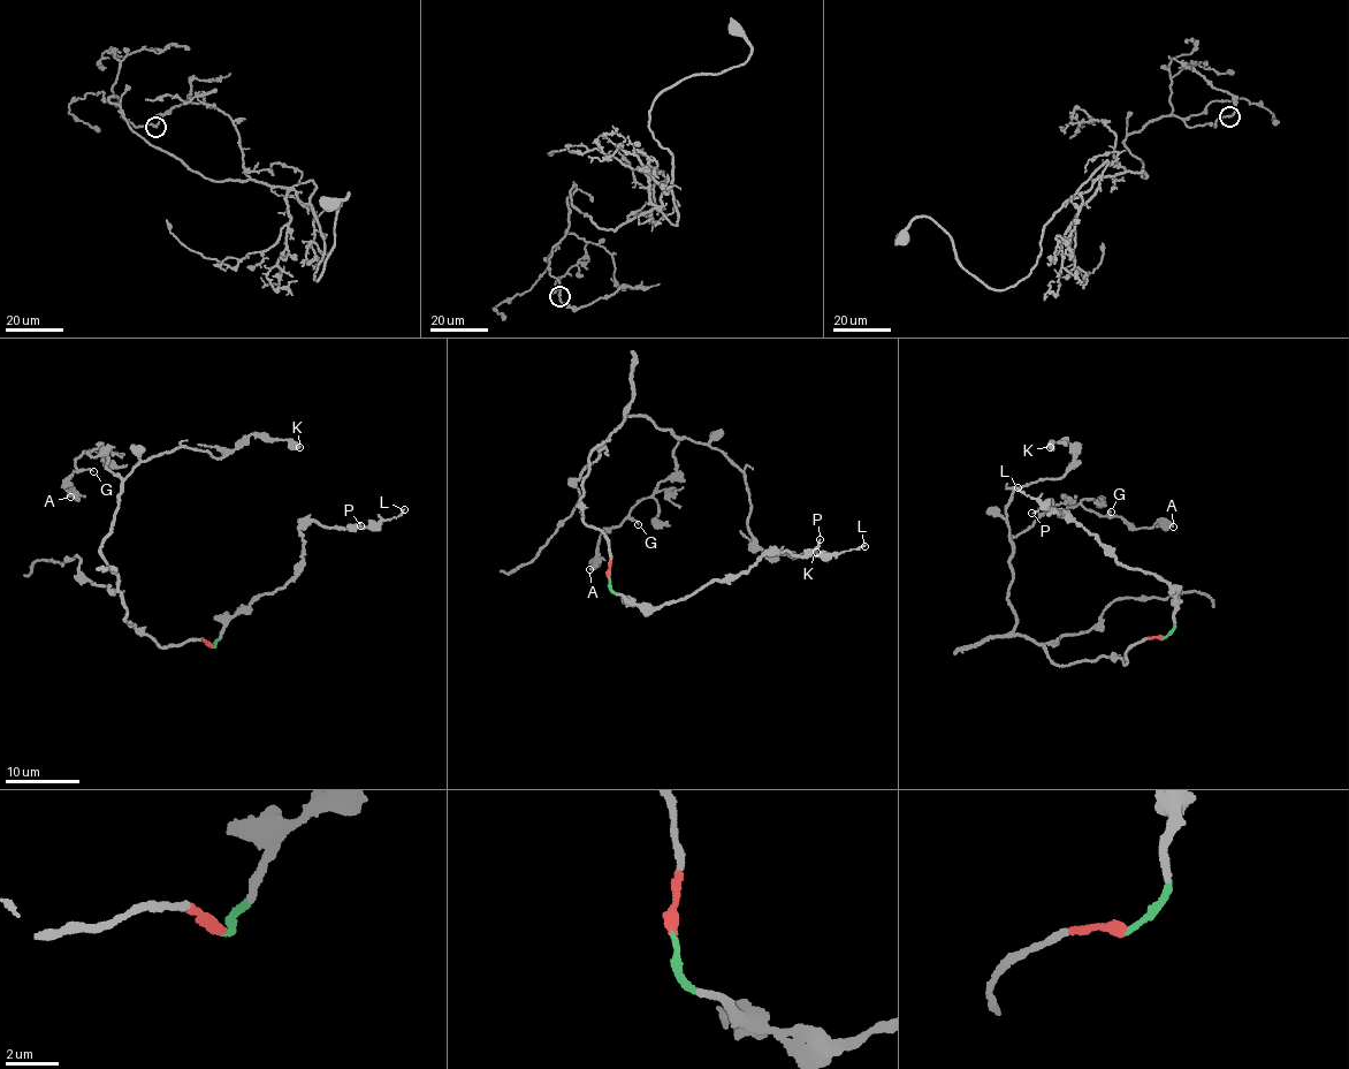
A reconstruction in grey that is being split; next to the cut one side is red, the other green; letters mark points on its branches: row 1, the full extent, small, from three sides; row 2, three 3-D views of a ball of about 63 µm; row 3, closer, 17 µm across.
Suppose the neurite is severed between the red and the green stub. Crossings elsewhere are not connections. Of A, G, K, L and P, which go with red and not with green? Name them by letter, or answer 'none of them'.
A, G, K

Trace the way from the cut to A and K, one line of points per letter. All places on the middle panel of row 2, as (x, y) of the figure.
A: (609, 576), (579, 501), (592, 449), (646, 417), (683, 437), (675, 474), (588, 570)
K: (609, 576), (607, 535), (579, 501), (589, 453), (625, 414), (725, 455), (759, 546), (816, 551)

